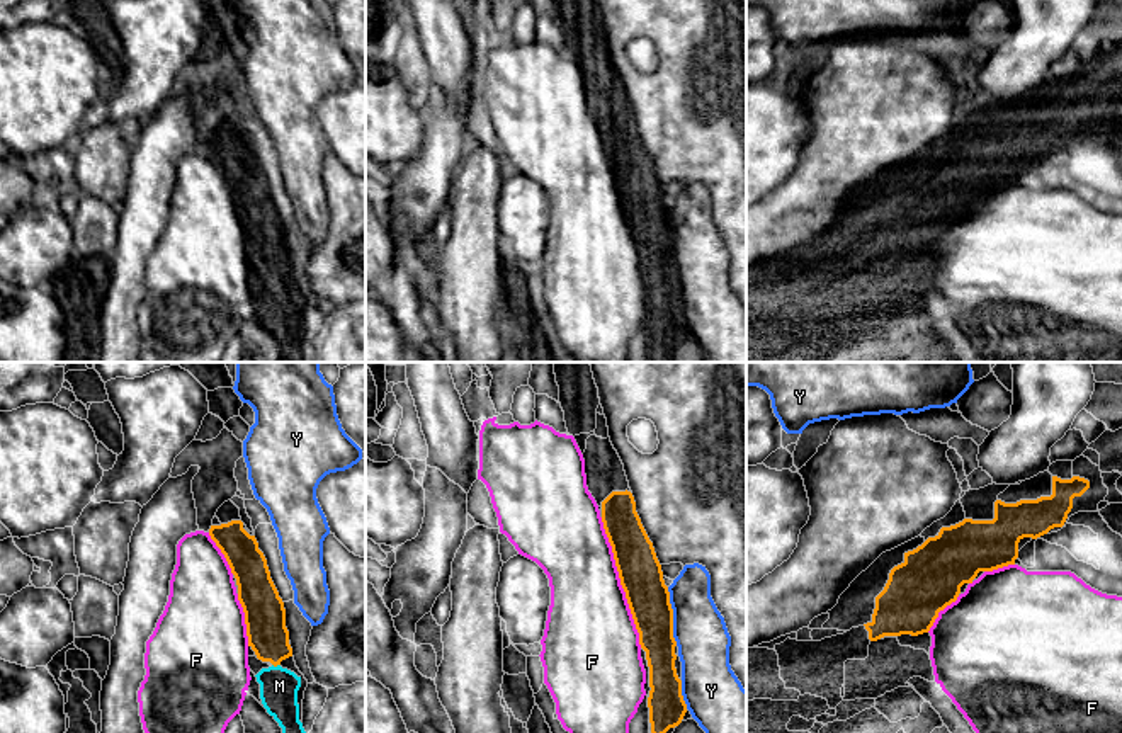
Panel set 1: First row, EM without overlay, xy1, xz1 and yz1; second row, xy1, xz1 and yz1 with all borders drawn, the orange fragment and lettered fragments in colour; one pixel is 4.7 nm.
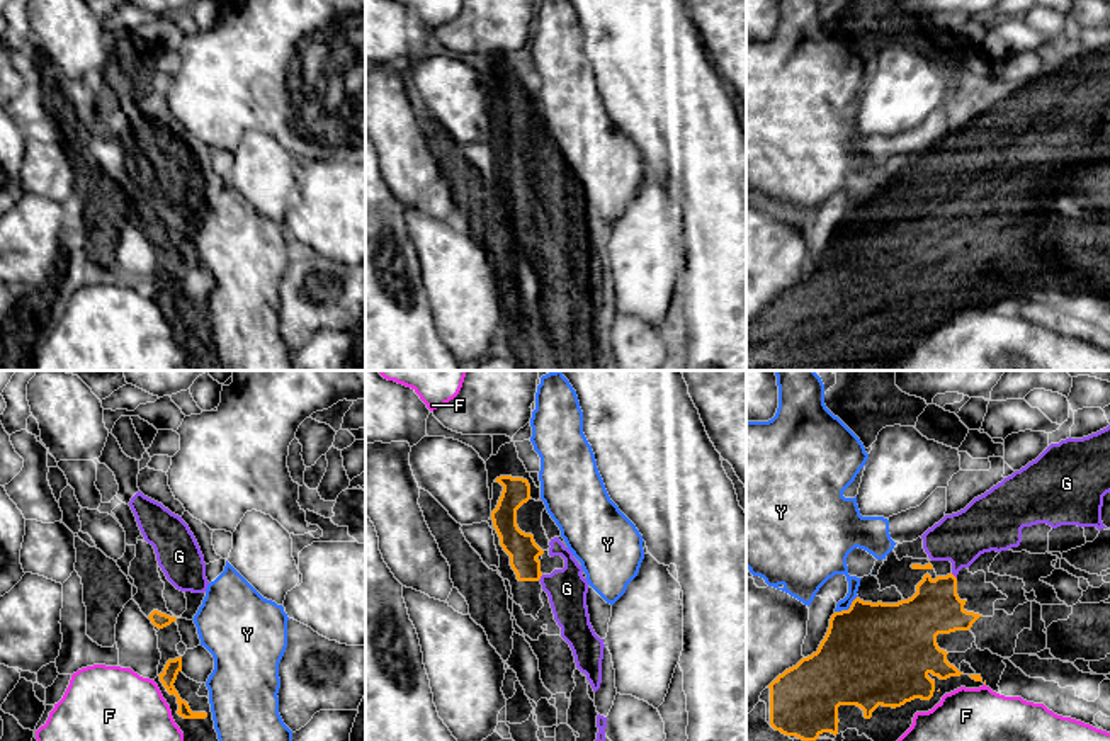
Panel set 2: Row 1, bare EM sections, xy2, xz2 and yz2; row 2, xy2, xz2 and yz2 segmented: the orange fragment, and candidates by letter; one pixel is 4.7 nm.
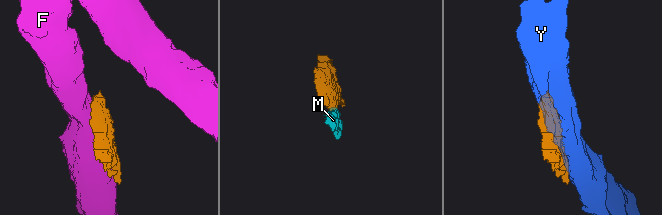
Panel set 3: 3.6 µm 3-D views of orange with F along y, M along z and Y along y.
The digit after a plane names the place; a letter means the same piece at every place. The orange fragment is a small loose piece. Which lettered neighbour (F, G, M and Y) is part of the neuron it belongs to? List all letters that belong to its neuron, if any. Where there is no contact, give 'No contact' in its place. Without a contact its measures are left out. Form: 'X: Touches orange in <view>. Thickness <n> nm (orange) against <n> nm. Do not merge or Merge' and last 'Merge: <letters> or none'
F: Touches orange in xz1. Thickness 200 nm (orange) against 400 nm. Do not merge
G: Touches orange in xz2. Thickness 140 nm (orange) against 190 nm. Merge
M: Touches orange in xy1. Thickness 190 nm (orange) against 180 nm. Merge
Y: Touches orange in xz1. Thickness 200 nm (orange) against 260 nm. Do not merge
Merge: G, M

